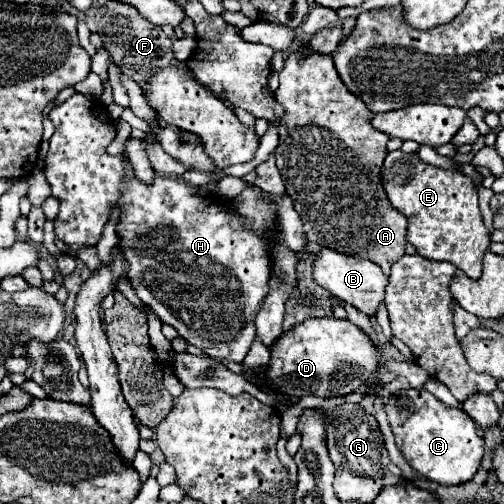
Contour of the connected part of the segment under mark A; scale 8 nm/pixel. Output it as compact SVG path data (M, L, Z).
M304 42L286 58L286 64L280 70L280 88L274 96L284 108L284 116L278 124L280 144L276 148L276 162L278 170L282 172L286 192L294 200L294 210L304 222L308 240L344 254L370 258L372 262L380 264L388 276L390 266L404 256L408 226L406 216L390 206L380 182L380 166L388 152L388 136L372 128L372 112L368 112L366 104L358 96L344 88L332 54L310 52L306 50Z

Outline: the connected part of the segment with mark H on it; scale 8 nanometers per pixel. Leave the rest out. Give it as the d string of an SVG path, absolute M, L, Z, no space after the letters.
M74 92L62 106L56 106L50 112L50 120L56 132L50 138L44 174L52 186L52 194L60 200L60 212L54 220L56 236L66 242L72 252L78 252L80 246L96 244L104 224L108 222L110 208L120 204L122 214L116 234L122 238L120 246L130 264L128 280L138 298L150 306L162 322L174 326L188 344L202 348L212 358L228 358L240 364L256 336L254 318L268 294L270 242L244 230L242 220L230 202L226 206L226 200L216 194L210 198L196 196L196 186L188 186L180 176L156 176L152 186L140 182L130 162L106 152L108 144L116 138L116 128L100 100Z

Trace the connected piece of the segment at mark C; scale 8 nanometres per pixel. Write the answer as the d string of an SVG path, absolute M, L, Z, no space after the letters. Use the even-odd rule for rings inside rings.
M408 388L400 390L396 414L388 412L388 420L396 438L396 446L418 474L442 486L468 482L476 474L484 454L484 440L478 436L474 420L470 420L464 410L444 406L428 390Z

